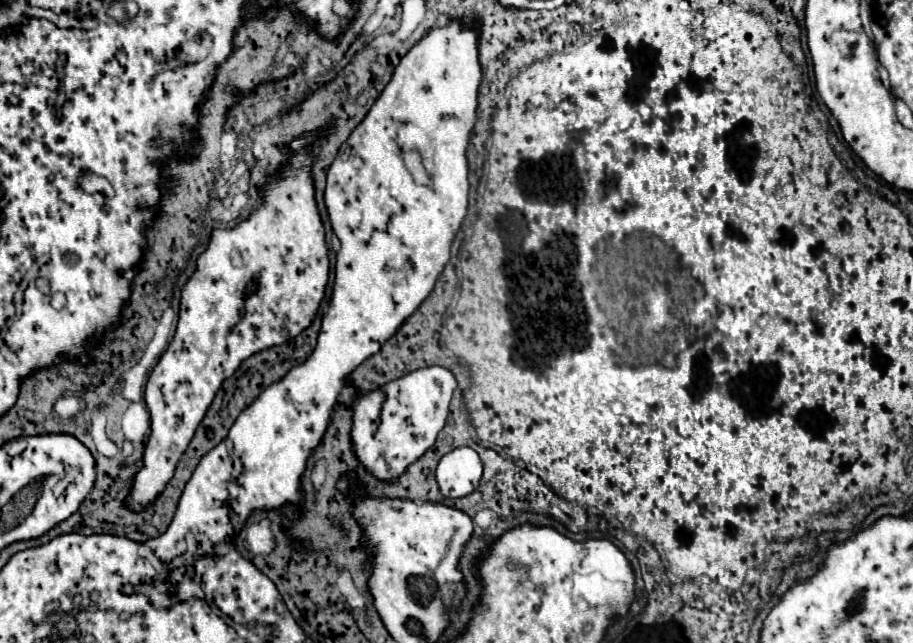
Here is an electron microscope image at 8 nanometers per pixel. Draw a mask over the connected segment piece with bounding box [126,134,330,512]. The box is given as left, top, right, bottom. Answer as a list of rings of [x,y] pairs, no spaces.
[[[304,134],[292,140],[290,166],[286,166],[280,174],[272,176],[262,188],[264,202],[260,204],[260,208],[254,210],[252,216],[240,222],[236,228],[212,232],[208,250],[198,258],[198,270],[182,288],[176,334],[172,338],[172,344],[160,356],[158,364],[152,368],[144,388],[144,402],[150,412],[152,432],[144,452],[144,466],[136,474],[134,488],[126,498],[128,508],[136,512],[156,500],[158,494],[170,482],[180,456],[188,448],[198,424],[202,422],[222,382],[230,378],[246,358],[260,350],[296,338],[316,318],[328,284],[330,260],[324,240],[324,226],[320,222],[320,214],[314,200],[310,172],[312,154],[308,152],[310,144],[312,134]]]

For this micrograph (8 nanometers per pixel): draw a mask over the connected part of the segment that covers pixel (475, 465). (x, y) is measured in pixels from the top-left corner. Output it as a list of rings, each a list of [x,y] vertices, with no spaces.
[[[468,446],[444,454],[436,468],[438,486],[446,498],[468,496],[478,488],[480,478],[482,478],[482,460]]]

